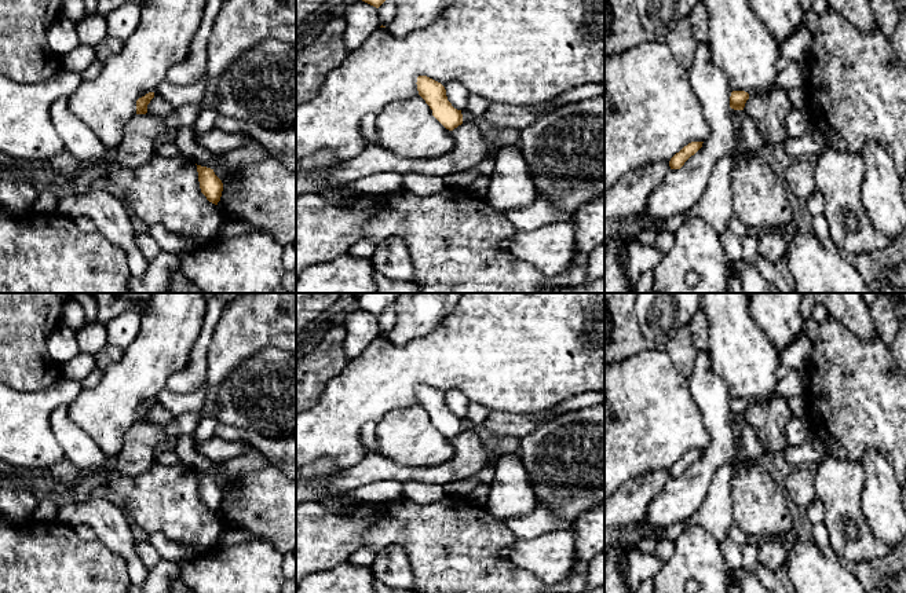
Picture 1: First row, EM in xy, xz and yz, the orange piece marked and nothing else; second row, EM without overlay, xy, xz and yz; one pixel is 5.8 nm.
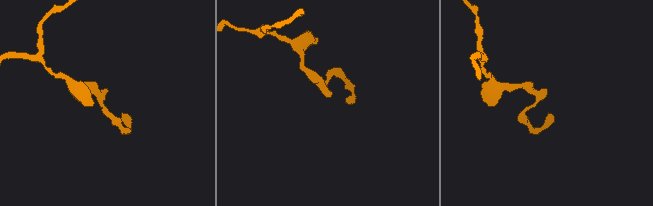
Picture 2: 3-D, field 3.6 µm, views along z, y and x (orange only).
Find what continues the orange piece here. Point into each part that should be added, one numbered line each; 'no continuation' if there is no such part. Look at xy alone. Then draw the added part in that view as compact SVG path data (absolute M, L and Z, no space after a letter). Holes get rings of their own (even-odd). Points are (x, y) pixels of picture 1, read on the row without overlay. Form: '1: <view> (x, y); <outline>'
no continuation

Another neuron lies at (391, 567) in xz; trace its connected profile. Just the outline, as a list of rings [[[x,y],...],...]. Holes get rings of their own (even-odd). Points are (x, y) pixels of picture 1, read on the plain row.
[[[392,545],[376,553],[370,565],[377,582],[402,590],[414,590],[416,582],[409,559],[401,545]]]

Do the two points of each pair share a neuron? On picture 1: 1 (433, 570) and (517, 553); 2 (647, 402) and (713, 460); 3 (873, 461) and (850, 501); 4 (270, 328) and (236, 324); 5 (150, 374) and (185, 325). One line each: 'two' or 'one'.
1: two
2: two
3: two
4: one
5: one

